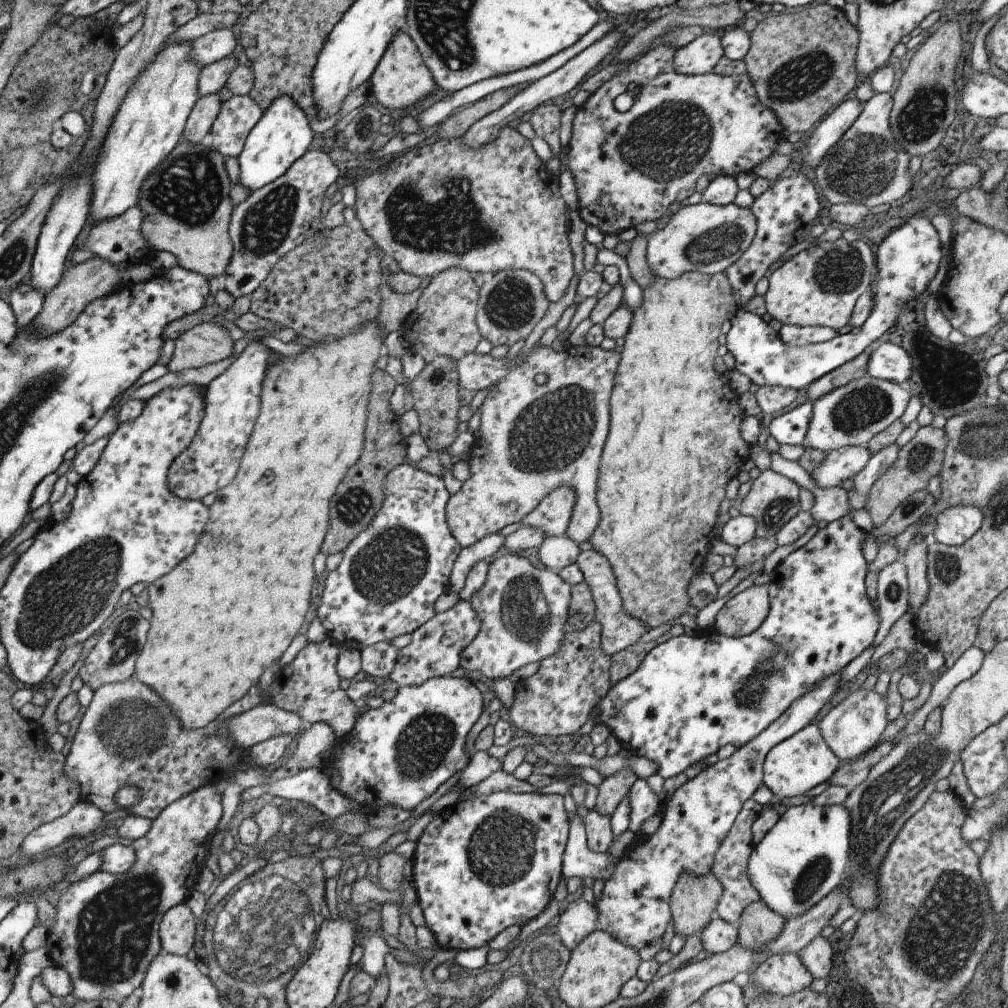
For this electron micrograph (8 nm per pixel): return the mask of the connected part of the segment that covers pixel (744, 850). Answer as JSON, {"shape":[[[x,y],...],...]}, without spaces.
{"shape":[[[749,797],[741,810],[735,815],[735,820],[729,829],[729,832],[725,835],[723,842],[720,842],[719,848],[714,854],[714,861],[711,865],[711,872],[716,879],[721,883],[722,893],[718,900],[715,912],[719,919],[725,922],[737,925],[739,915],[743,912],[743,909],[749,904],[756,903],[760,900],[760,896],[757,891],[751,886],[748,879],[747,866],[748,856],[752,849],[752,834],[751,823],[758,817],[758,813],[766,808],[761,806],[758,802],[755,802],[752,797]]]}

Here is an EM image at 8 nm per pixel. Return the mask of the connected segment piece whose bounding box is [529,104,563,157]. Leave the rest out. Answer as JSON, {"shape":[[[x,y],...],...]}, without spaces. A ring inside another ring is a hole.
{"shape":[[[539,105],[533,109],[529,122],[534,130],[534,136],[545,140],[551,152],[559,157],[559,118],[561,110],[557,105]]]}

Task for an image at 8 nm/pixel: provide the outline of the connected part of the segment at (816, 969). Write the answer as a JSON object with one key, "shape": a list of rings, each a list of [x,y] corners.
{"shape":[[[815,937],[797,953],[814,979],[825,979],[831,968],[832,946],[823,937]]]}

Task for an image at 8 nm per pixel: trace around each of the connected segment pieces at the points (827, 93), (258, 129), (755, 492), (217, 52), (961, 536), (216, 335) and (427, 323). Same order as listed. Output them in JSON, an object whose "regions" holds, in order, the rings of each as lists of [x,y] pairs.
{"regions":[[[[809,4],[805,5],[805,8],[800,11],[782,14],[778,10],[774,10],[768,13],[766,18],[760,20],[754,30],[748,34],[750,36],[750,47],[747,54],[743,58],[743,62],[746,66],[746,75],[750,78],[753,83],[754,91],[756,92],[759,102],[763,106],[769,107],[779,119],[779,122],[783,127],[783,136],[788,136],[791,132],[807,132],[812,130],[813,127],[818,123],[817,120],[821,120],[833,106],[837,106],[839,102],[843,101],[843,96],[849,94],[855,86],[859,86],[860,78],[858,78],[858,70],[856,69],[855,55],[858,47],[858,31],[856,27],[851,25],[845,17],[842,9],[836,9],[825,4]]],[[[282,94],[262,110],[261,118],[251,127],[236,158],[239,181],[250,192],[279,178],[307,150],[317,144],[312,137],[309,118],[288,95]]],[[[770,468],[761,471],[751,482],[747,495],[737,507],[740,515],[751,517],[756,524],[754,536],[758,539],[773,538],[776,532],[799,512],[797,496],[799,486],[787,477],[772,471]]],[[[230,28],[219,29],[201,35],[190,43],[192,44],[190,59],[198,62],[203,68],[217,59],[228,57],[235,48],[235,36]]],[[[971,505],[948,507],[936,517],[930,540],[956,547],[969,540],[980,527],[982,514]]],[[[212,323],[199,324],[174,341],[175,349],[166,366],[171,373],[225,360],[231,356],[234,343],[226,328]]],[[[451,267],[437,273],[420,294],[416,308],[406,316],[405,322],[403,321],[400,327],[403,338],[409,342],[409,350],[413,354],[421,355],[425,363],[439,355],[445,355],[458,361],[463,355],[473,353],[479,339],[481,339],[475,320],[477,299],[478,287],[473,283],[467,269]]]]}

